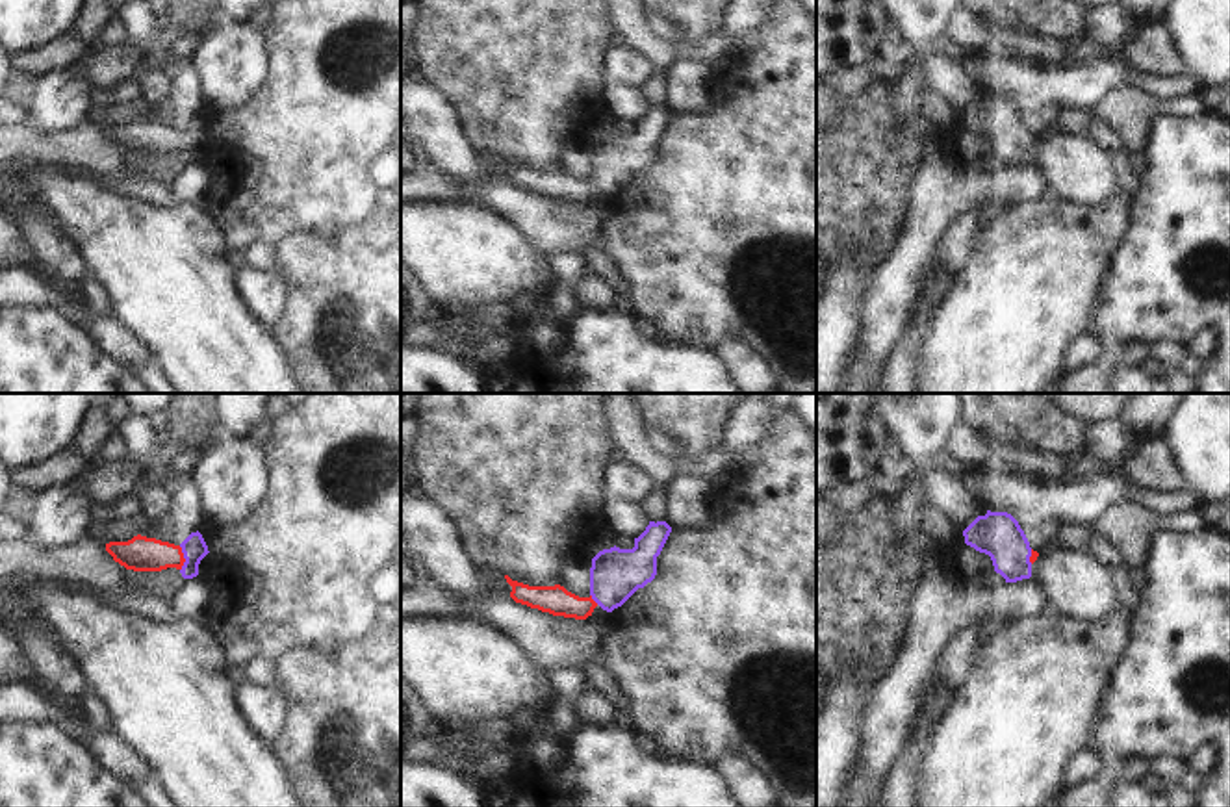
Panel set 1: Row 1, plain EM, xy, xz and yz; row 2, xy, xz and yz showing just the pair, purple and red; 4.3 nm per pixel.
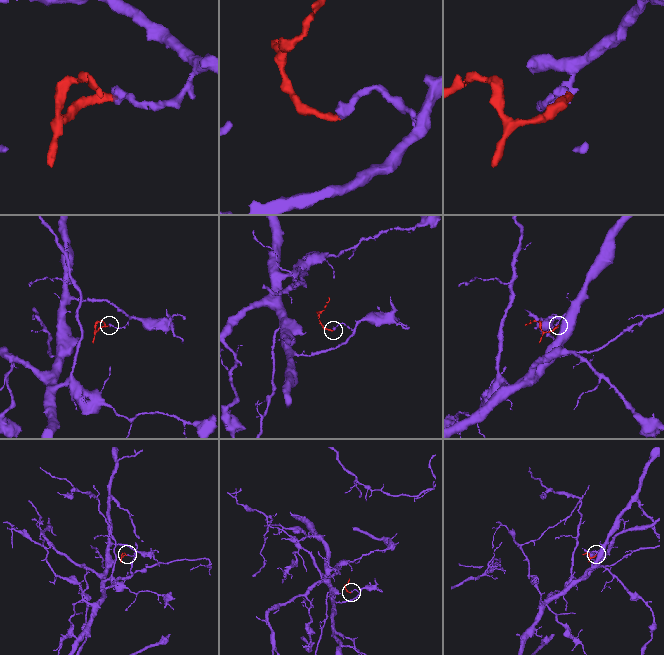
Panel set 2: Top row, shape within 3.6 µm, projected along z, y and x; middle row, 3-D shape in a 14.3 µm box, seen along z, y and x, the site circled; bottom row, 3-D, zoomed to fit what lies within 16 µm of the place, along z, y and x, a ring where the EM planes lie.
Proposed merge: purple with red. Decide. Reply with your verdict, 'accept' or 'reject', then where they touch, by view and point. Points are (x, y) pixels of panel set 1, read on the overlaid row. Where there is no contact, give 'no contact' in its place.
accept; contact xy (184, 557)

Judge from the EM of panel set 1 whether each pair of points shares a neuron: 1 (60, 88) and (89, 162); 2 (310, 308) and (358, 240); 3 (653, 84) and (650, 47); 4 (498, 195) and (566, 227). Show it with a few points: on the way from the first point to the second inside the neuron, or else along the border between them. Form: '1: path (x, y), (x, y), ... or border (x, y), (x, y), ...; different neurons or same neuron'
1: border (80, 123), (62, 132), (39, 132), (30, 127); different neurons
2: path (327, 292), (358, 256); same neuron
3: border (655, 71), (663, 75); different neurons
4: path (514, 204), (550, 225); same neuron

